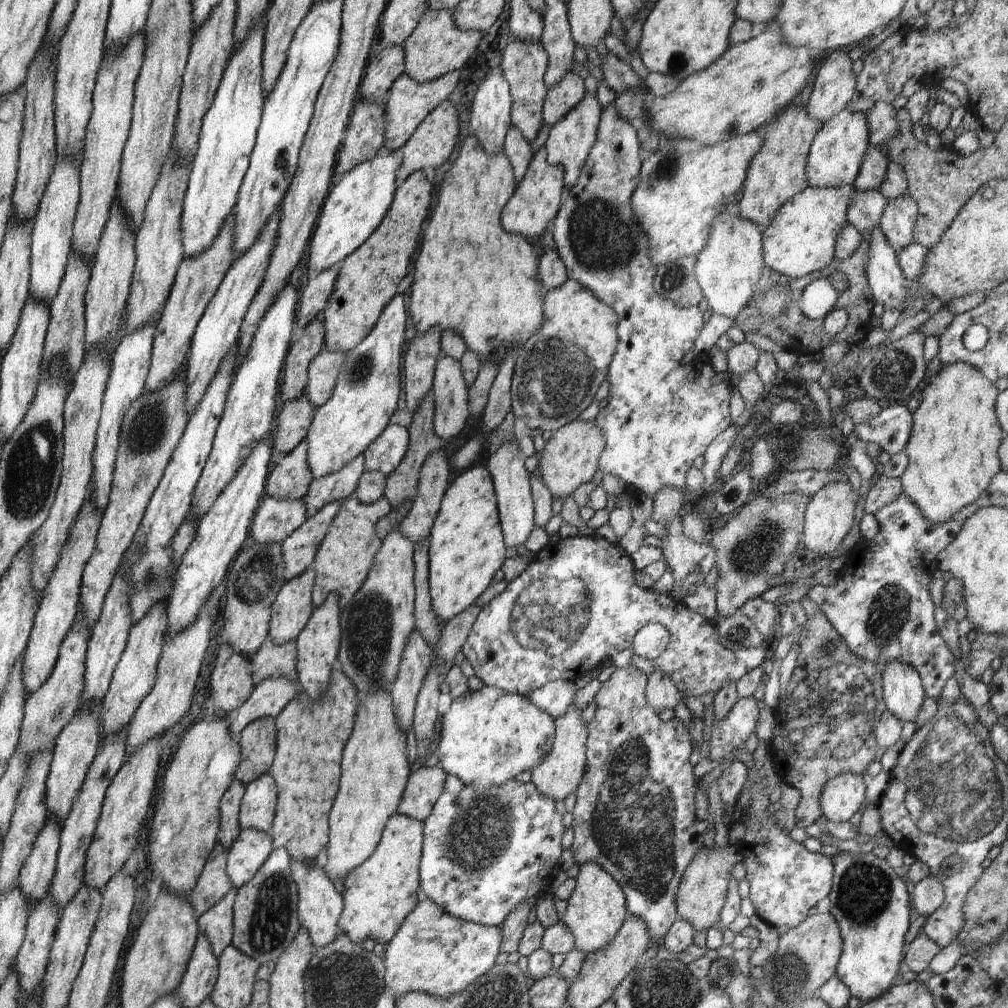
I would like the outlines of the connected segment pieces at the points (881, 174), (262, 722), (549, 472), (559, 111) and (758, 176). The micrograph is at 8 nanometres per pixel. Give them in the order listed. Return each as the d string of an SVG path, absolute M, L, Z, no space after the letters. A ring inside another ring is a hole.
M868 145L864 158L854 181L856 190L877 190L884 180L887 164L889 163L888 154L884 147Z
M272 717L255 720L240 731L237 739L242 758L235 772L236 779L247 785L269 772L275 757L276 737L277 728Z
M573 420L555 431L543 452L538 455L538 468L542 472L543 483L554 498L564 499L585 482L592 481L602 451L605 438L602 429L594 421Z
M575 70L564 74L557 85L547 89L542 109L543 122L550 127L556 124L582 100L586 93L584 81Z
M797 101L786 107L775 117L772 129L763 135L761 149L752 157L742 187L742 198L734 207L737 213L761 228L766 228L777 210L795 194L809 186L806 161L816 133L822 123L812 118L806 106Z

